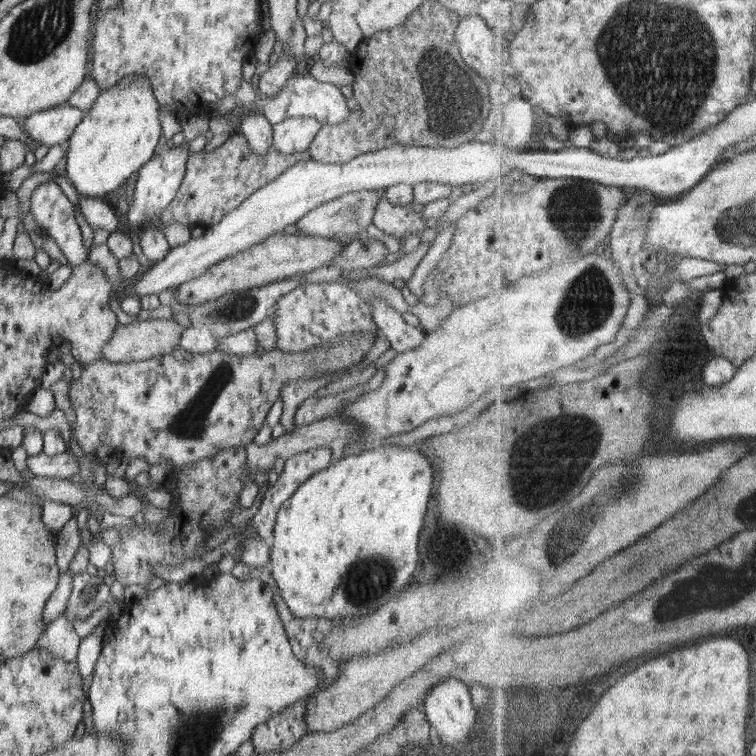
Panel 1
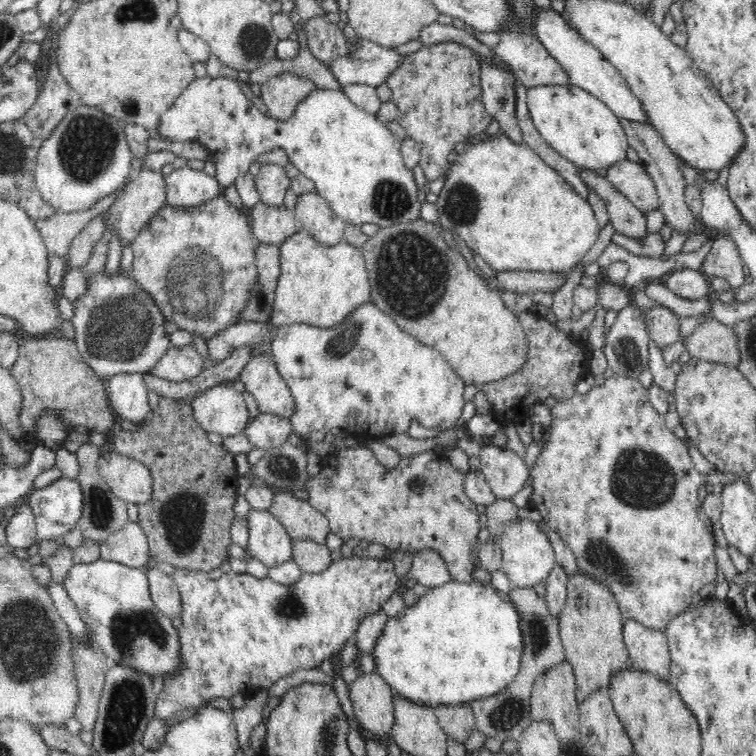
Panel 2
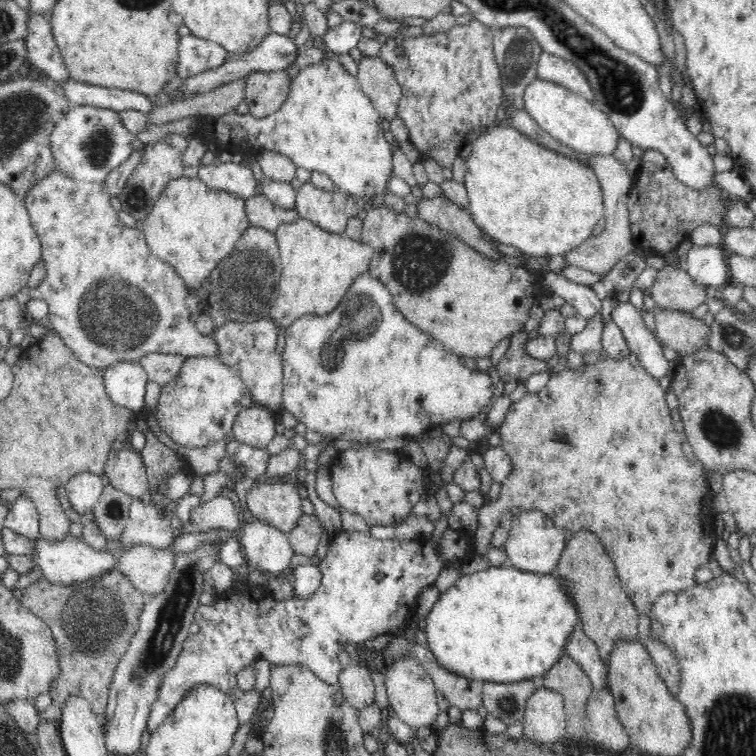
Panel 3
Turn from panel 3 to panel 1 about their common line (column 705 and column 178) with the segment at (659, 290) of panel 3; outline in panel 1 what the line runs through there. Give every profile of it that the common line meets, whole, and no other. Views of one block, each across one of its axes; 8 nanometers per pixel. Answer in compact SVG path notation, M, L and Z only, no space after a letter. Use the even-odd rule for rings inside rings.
M292 230L278 231L266 240L236 253L234 257L218 261L199 278L190 280L176 288L174 291L175 298L180 304L187 304L191 308L234 292L250 291L251 289L259 290L264 285L294 275L308 273L318 267L330 266L334 257L340 255L340 251L344 249L343 243L346 243L346 241L335 241L318 235L300 235L293 233Z

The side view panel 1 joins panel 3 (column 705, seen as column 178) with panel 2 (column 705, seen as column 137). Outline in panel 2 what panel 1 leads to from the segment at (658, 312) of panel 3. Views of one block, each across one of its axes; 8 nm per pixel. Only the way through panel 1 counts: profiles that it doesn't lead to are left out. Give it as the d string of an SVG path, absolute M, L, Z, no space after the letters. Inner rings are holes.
M708 317L704 324L698 324L685 339L684 345L690 356L700 360L723 363L734 368L740 362L734 327L724 325L712 317Z

